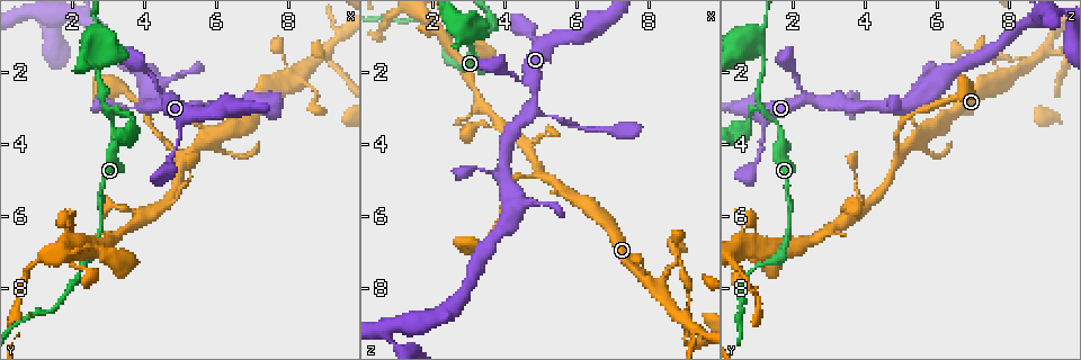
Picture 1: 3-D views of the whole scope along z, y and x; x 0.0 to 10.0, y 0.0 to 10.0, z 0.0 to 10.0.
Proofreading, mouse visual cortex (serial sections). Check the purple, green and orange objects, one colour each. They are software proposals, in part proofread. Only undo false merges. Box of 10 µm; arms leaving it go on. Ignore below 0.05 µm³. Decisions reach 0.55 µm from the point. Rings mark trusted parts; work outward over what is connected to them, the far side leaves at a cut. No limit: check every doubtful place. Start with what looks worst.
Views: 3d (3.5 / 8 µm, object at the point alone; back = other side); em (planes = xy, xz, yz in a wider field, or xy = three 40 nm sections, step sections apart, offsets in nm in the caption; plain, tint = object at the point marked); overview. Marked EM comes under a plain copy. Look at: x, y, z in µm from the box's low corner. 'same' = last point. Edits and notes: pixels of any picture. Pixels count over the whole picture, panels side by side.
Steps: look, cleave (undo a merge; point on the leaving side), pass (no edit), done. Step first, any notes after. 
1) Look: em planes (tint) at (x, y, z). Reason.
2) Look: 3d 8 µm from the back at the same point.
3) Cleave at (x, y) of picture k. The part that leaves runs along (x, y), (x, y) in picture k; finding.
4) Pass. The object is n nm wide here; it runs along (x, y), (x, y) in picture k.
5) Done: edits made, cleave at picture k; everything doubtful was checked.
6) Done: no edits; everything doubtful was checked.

Look: 3d 3.5 µm at (8.90, 1.55, 8.80). Thin neck.

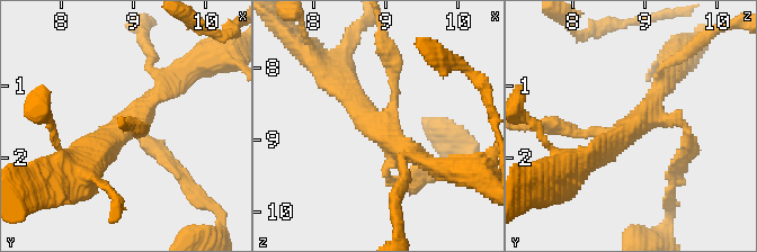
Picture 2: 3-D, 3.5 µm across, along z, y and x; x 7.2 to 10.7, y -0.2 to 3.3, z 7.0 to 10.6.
Pass. The arms are 150, 150, 250, 300 nm wide; it runs along (337, 78), (364, 116), (424, 162) in picture 2; one cell here.

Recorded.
Look: 3d 3.5 µm at (5.15, 4.35, 4.95). Sharp bend.

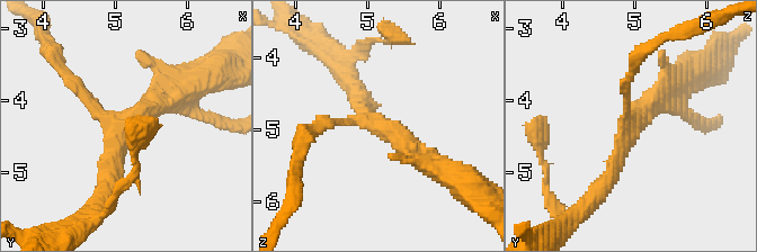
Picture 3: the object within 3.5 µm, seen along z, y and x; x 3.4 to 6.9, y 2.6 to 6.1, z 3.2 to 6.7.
Look: em planes (tint) at (5.10, 4.35, 4.90).

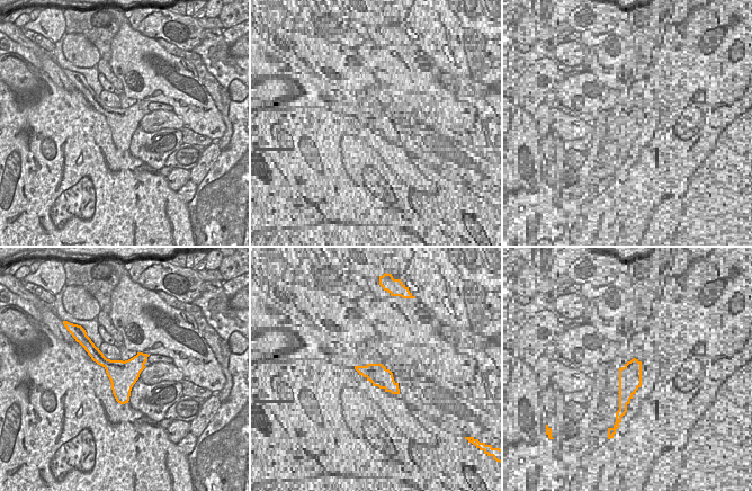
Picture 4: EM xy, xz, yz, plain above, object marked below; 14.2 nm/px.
Pass. The arms are 100, 250, 300 nm wide; it runs along (178, 93), (123, 128), (103, 190) in picture 3; one cell here.

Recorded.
Look: 3d 3.5 µm at (9.20, 0.65, 9.30). A narrow waist.

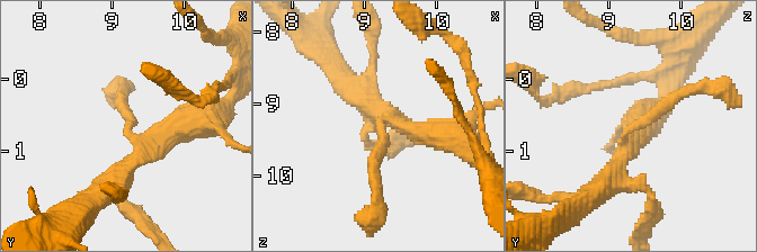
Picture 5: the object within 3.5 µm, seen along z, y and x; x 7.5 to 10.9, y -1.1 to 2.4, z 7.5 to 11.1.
Look: em xy step 5 (tint) at (9.25, 0.70, 9.25). 3 arms meet here; the arms are 200, 350, 350 nm wide.

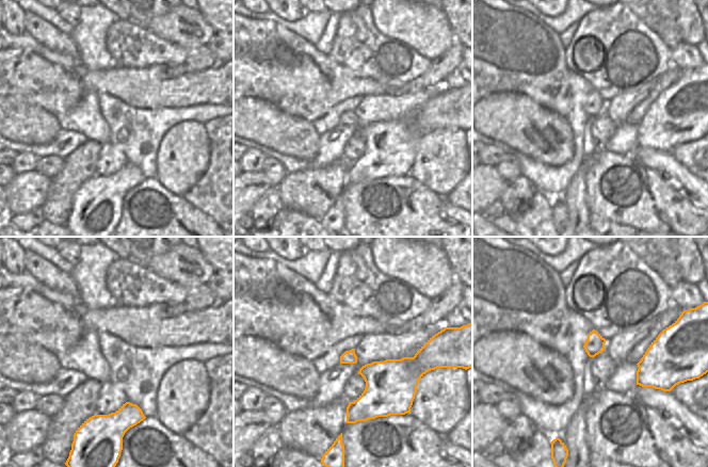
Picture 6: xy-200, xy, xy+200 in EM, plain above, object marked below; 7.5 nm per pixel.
Pass. It runs along (604, 185), (628, 128), (679, 95) in picture 5; all the same cell.

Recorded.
Look: 3d 3.5 µm at (3.00, 3.00, 1.15). Sharp bend.

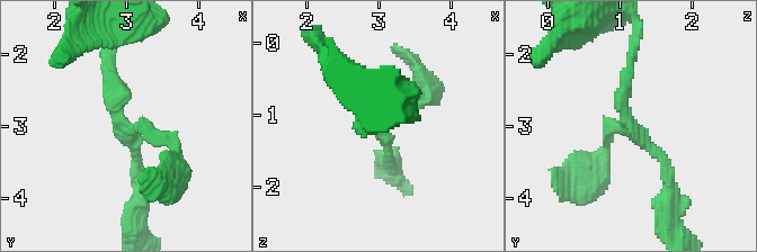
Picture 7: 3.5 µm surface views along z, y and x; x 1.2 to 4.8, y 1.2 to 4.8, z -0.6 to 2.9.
Look: em xy step 2 (tint) at (3.00, 3.05, 1.15). 3 arms meet here; the arms are 150, 150, 200 nm wide.

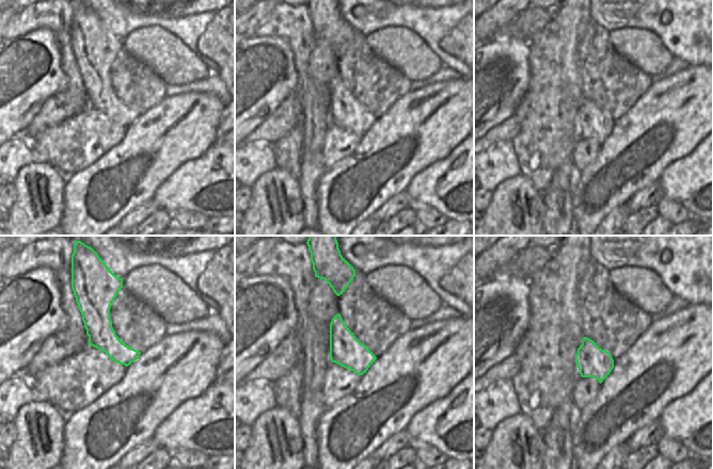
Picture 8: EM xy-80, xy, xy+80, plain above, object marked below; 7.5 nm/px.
Pass. It runs along (670, 188), (667, 163), (621, 105), (630, 60) in picture 7; one cell here.

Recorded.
Done: no edits; everything doubtful was checked.

